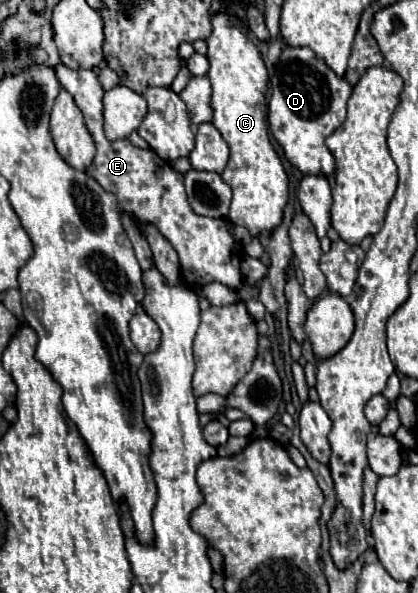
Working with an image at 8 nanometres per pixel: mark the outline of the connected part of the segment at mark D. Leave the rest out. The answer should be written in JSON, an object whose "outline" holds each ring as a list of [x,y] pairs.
{"outline":[[[284,47],[280,55],[280,63],[276,69],[276,77],[270,78],[271,95],[268,101],[268,125],[276,141],[284,147],[284,153],[292,165],[296,165],[302,173],[312,173],[312,175],[330,175],[334,171],[334,157],[324,145],[326,137],[336,131],[344,119],[346,119],[346,103],[352,95],[352,85],[336,75],[324,59],[318,59],[314,51],[306,47]]]}

